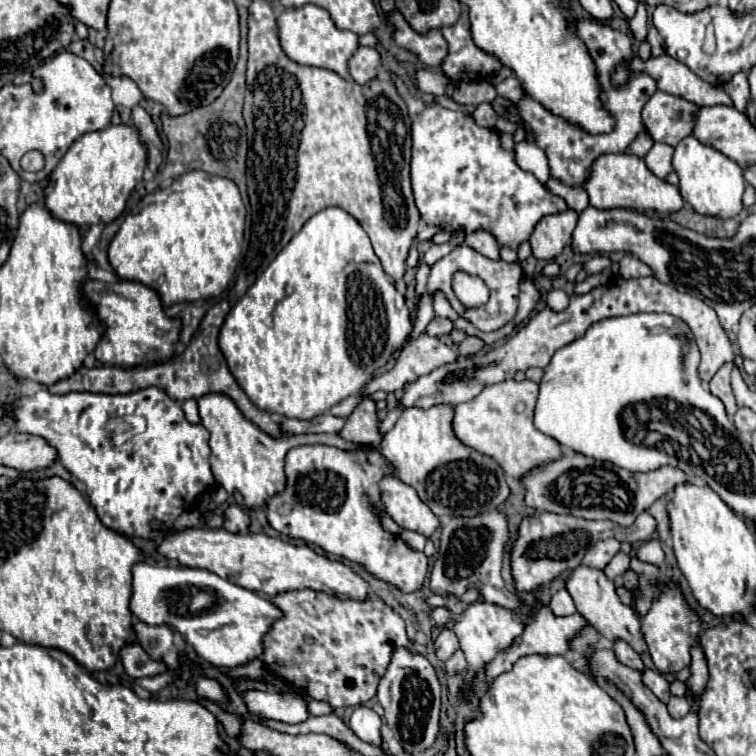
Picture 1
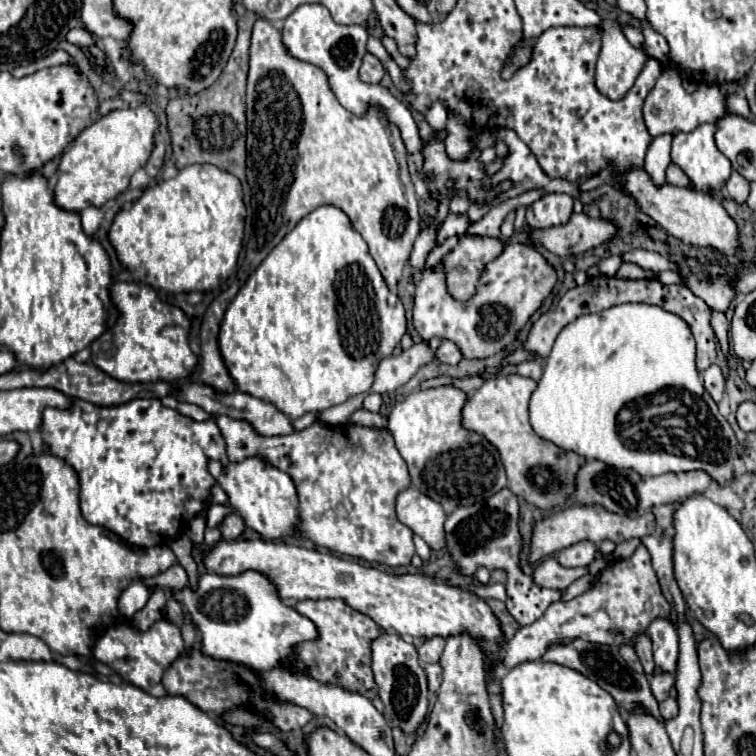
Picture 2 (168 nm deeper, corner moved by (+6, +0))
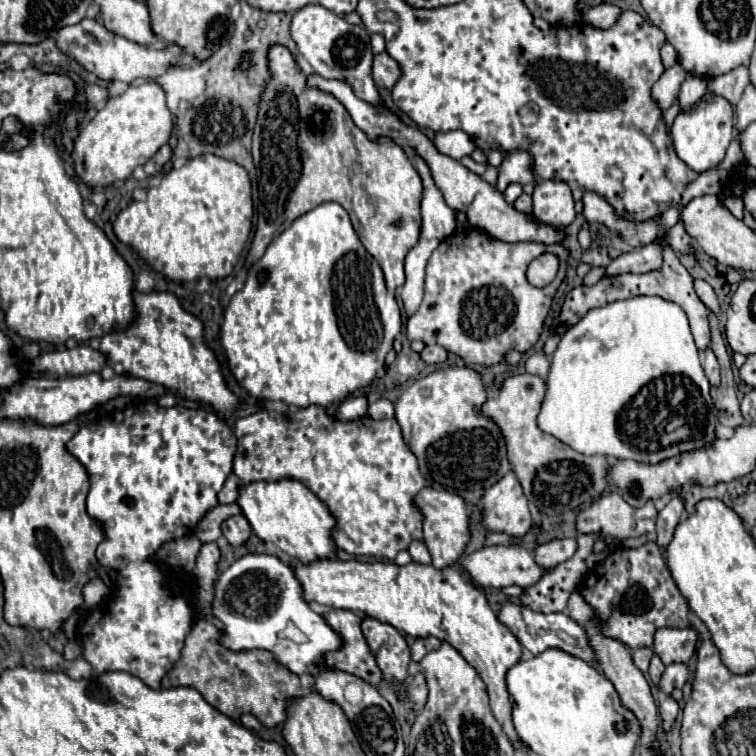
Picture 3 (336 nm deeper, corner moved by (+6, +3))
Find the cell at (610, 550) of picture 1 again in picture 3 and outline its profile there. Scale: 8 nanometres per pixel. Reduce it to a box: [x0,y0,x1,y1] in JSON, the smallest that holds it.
[534,539,576,569]

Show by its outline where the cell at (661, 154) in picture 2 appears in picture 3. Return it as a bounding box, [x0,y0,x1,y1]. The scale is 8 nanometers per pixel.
[554,230,710,349]

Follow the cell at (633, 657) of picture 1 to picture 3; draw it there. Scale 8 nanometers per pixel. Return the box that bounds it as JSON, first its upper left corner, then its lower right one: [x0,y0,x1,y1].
[632,647,654,673]

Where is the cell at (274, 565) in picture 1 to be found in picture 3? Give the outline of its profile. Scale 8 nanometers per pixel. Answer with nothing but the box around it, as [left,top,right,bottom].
[296,559,528,751]

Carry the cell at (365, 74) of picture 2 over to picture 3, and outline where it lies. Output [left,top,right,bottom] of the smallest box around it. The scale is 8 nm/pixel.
[372,51,400,89]

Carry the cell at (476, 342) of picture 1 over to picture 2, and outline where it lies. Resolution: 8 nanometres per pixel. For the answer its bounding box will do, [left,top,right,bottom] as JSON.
[438,340,462,364]

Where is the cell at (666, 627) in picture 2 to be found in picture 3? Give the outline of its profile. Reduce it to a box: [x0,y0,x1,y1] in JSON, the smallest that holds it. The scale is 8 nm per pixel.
[654,627,698,665]

